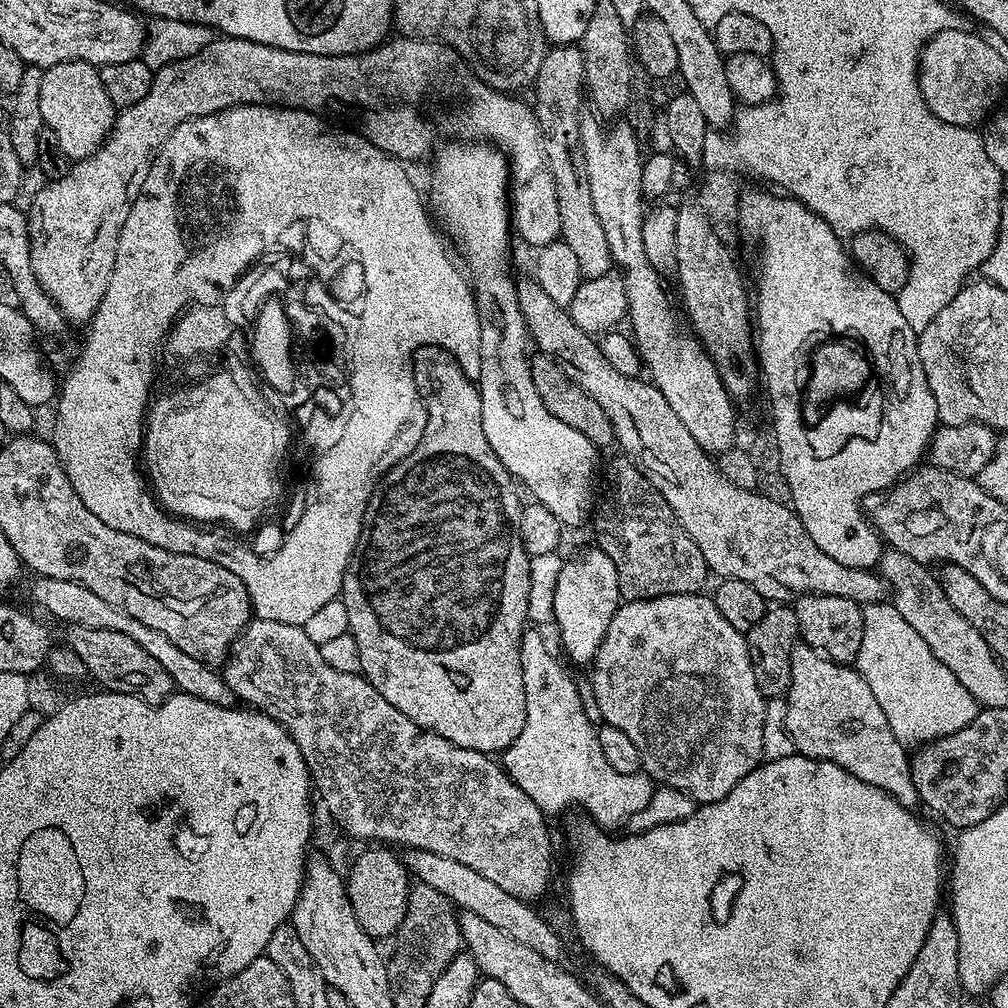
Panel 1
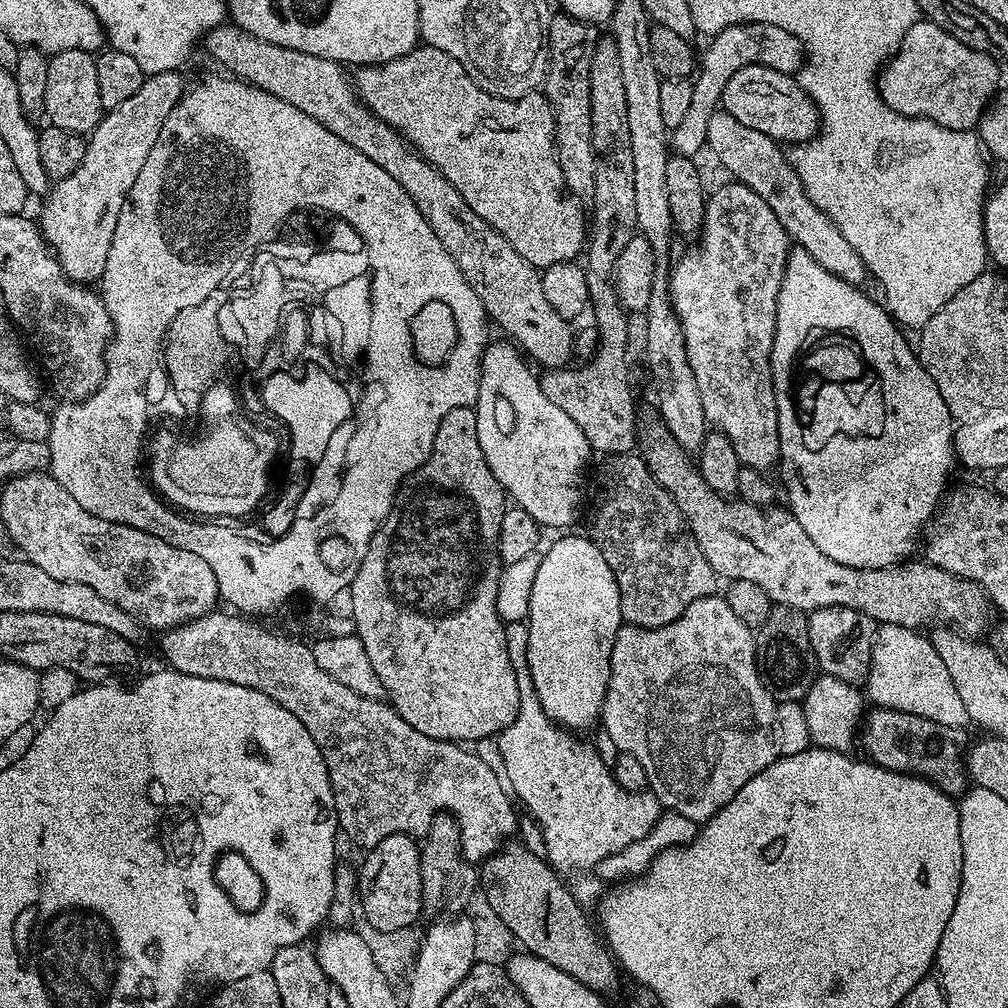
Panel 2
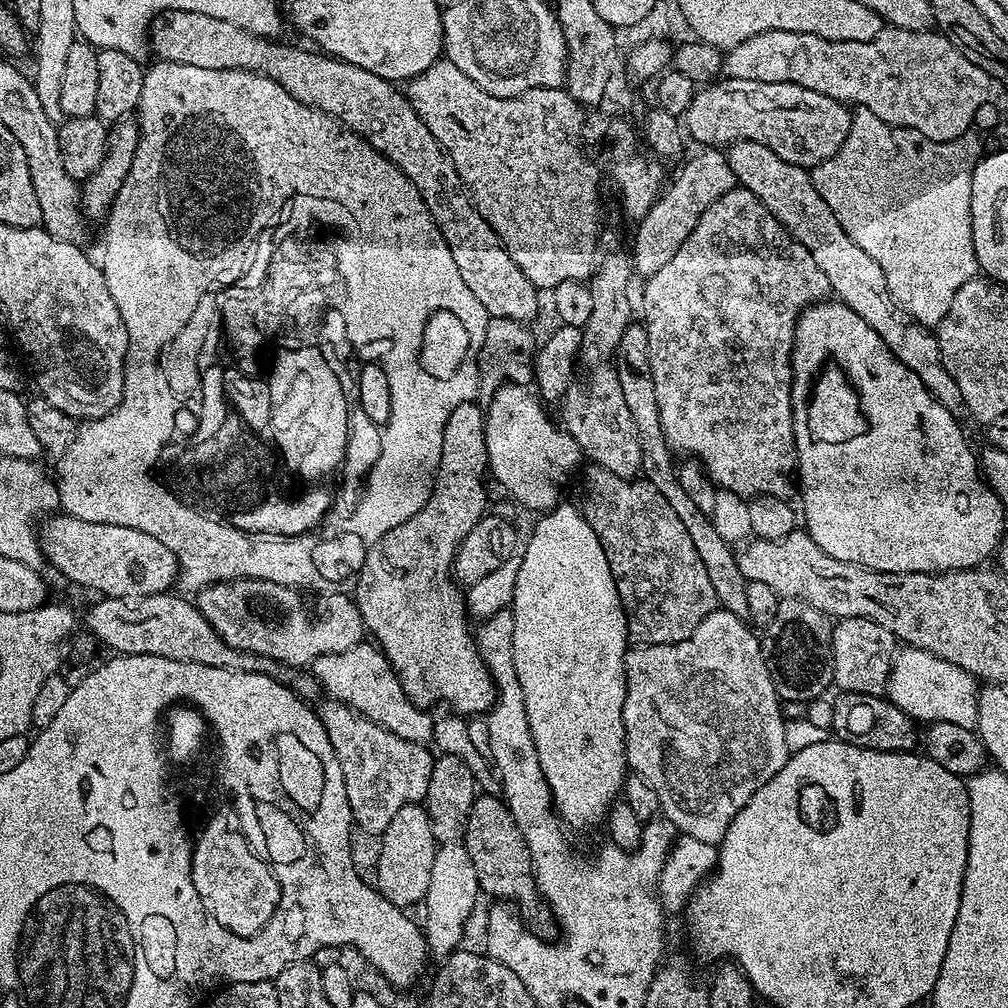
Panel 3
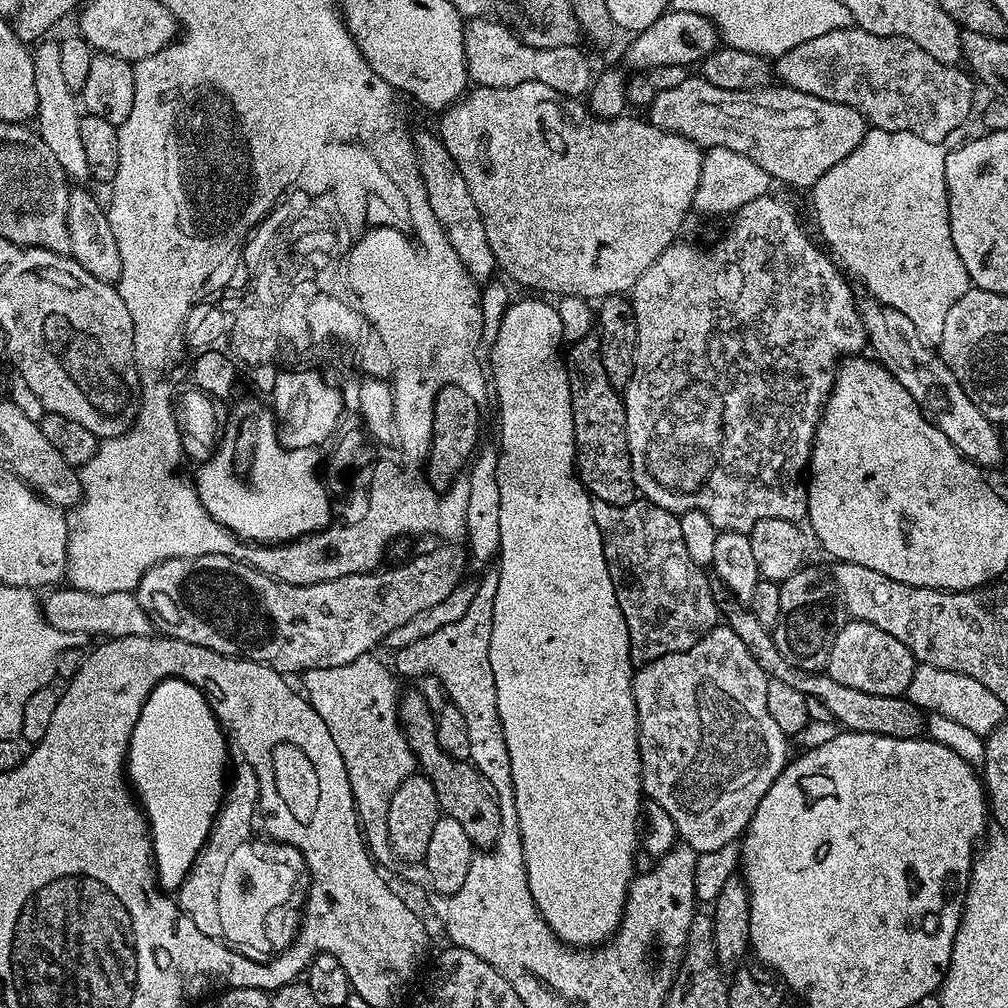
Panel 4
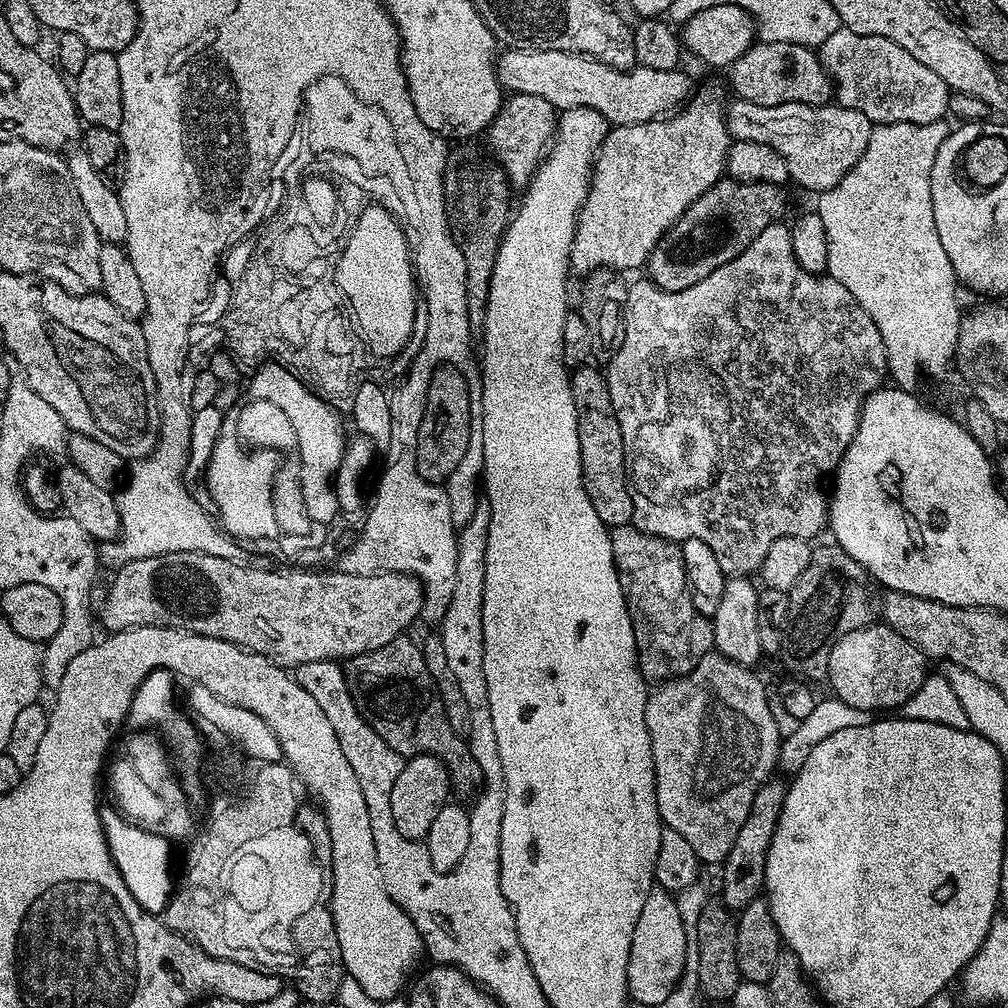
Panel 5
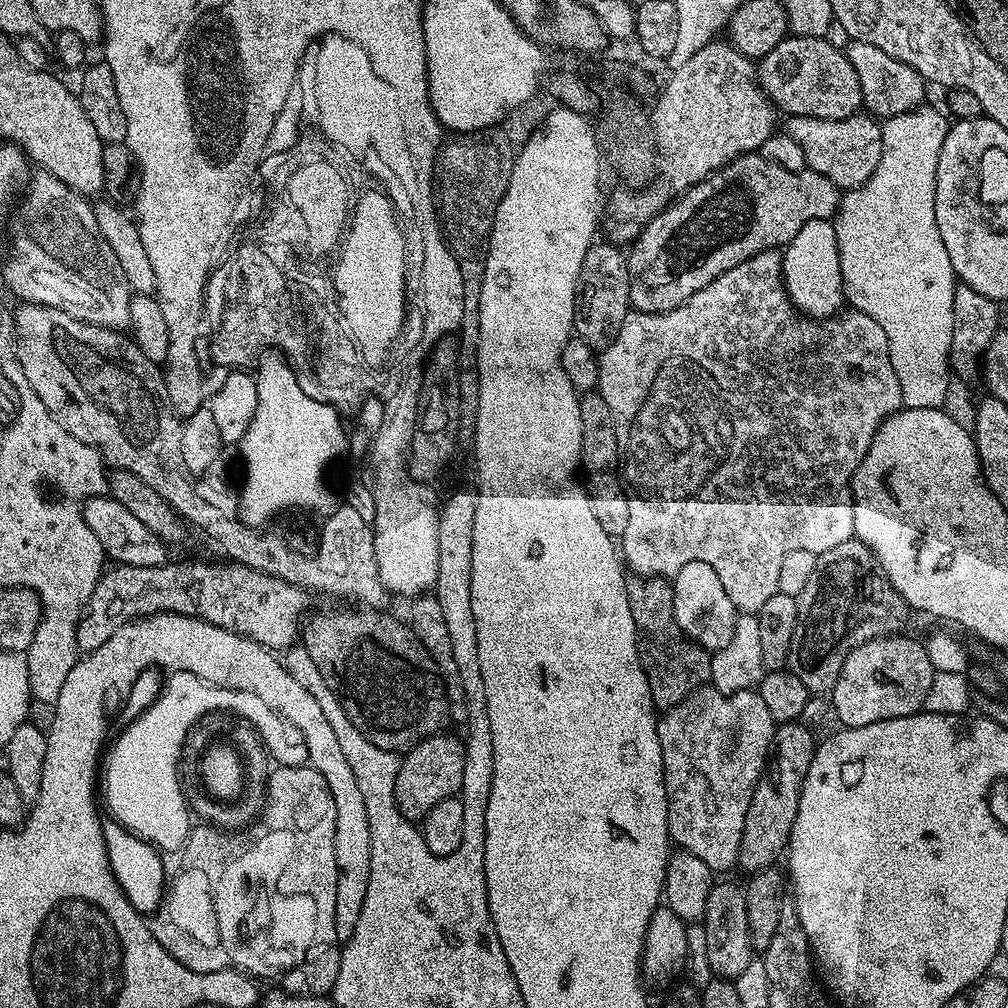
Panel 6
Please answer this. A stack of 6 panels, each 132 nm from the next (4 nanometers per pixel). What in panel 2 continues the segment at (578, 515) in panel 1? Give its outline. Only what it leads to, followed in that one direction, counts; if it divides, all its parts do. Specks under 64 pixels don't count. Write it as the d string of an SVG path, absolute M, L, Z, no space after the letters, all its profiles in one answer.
M499 338L487 345L483 356L480 358L480 389L478 390L478 398L474 405L476 414L476 429L478 430L478 442L482 446L482 454L486 458L486 462L490 466L490 470L494 474L494 478L499 482L501 488L509 497L514 499L515 507L526 510L526 514L530 514L530 518L534 518L545 529L548 528L564 528L576 516L576 507L580 504L580 483L584 480L584 467L588 464L588 456L590 457L590 449L586 438L582 434L582 430L578 430L570 417L563 410L558 410L558 406L554 406L554 402L550 402L550 398L546 398L546 394L542 394L542 386L540 385L537 373L532 373L528 369L529 361L522 355L521 349L515 343L509 342L507 339Z

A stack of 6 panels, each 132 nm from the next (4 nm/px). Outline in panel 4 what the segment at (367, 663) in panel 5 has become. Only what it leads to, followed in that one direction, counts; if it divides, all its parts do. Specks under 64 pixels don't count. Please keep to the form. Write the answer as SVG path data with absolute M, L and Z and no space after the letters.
M405 691L399 697L399 722L410 750L416 755L419 771L428 777L434 786L434 794L438 794L441 813L459 822L477 849L491 848L500 833L500 803L494 786L490 786L490 782L486 782L482 773L468 760L454 758L438 746L434 708L418 693Z

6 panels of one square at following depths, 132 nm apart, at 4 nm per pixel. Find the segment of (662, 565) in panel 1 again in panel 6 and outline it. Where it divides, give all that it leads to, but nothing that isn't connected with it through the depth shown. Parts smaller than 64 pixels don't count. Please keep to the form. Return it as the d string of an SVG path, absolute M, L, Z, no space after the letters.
M632 578L628 580L630 614L639 636L640 661L650 682L650 694L657 709L678 706L697 688L709 683L712 661L709 653L685 636L674 616L674 594L664 578Z

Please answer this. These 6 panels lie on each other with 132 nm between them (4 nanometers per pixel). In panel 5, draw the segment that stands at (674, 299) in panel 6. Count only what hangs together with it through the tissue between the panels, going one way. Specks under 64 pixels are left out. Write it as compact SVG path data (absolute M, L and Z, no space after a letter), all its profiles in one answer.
M721 178L681 214L676 225L654 246L646 265L647 279L667 292L686 290L694 286L694 282L702 282L702 278L706 278L718 266L726 266L726 262L738 258L738 254L742 254L742 250L746 250L746 246L750 246L750 242L754 242L754 238L758 238L758 234L762 234L766 226L785 219L784 211L788 208L788 196L784 191L779 184L741 184L738 180Z

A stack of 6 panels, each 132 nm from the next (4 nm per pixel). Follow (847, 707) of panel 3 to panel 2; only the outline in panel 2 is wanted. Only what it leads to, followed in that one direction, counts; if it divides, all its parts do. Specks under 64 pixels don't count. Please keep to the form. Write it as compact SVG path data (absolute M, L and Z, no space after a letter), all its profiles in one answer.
M879 706L867 713L862 724L862 740L864 736L867 755L881 768L921 776L953 798L963 797L970 784L967 771L961 770L962 757L970 744L966 733L964 728L943 728L930 722L930 718Z

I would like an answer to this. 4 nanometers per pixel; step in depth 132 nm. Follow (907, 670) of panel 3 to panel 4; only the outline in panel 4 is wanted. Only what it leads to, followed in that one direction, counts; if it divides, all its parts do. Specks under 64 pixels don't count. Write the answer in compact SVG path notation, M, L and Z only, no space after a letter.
M917 663L914 678L910 678L910 686L906 698L915 708L924 714L942 714L942 718L951 718L961 726L974 730L974 734L987 737L1002 723L1005 723L1006 706L997 696L990 694L982 682L970 678L954 670L942 670L938 666Z

